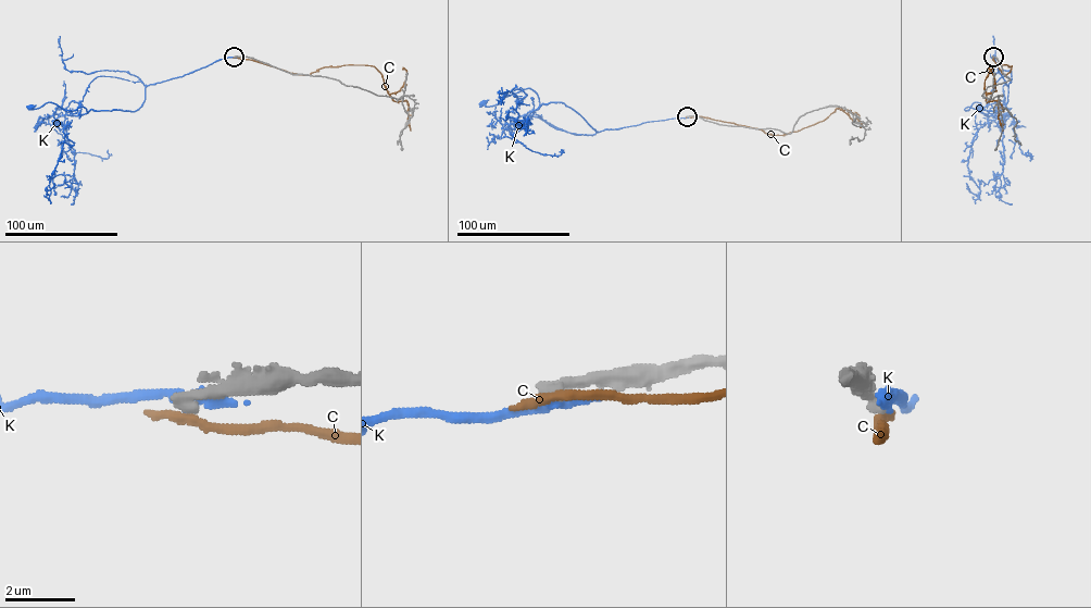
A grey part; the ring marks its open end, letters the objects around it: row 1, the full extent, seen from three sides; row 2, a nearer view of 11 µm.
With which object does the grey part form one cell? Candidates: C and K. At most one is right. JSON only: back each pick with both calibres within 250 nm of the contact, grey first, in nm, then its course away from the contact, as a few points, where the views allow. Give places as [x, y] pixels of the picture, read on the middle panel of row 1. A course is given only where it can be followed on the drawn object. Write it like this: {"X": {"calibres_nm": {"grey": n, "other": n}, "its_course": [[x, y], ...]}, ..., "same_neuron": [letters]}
{"same_neuron": []}

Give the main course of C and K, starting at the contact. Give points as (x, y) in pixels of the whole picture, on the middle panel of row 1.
C: (687, 116), (706, 118), (772, 135), (785, 135), (824, 121), (838, 108), (853, 113), (863, 126)
K: (687, 116), (598, 132), (563, 103), (539, 106), (537, 94), (528, 88), (498, 104), (484, 102)

